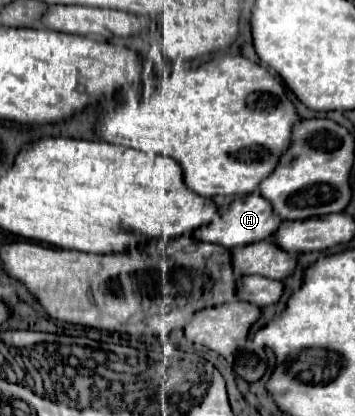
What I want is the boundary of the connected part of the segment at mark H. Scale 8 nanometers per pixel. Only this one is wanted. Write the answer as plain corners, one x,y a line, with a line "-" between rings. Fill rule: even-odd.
252,193
252,195
236,199
228,209
222,211
218,221
212,221
212,223
196,229
194,237
200,241
218,243
218,245
224,245
228,249
236,249
236,247
244,247
244,245
250,245
256,241
272,239
274,233
278,231
280,223
282,223
282,219
278,219
274,215
272,203
268,199
262,199
262,195
258,195
258,193

